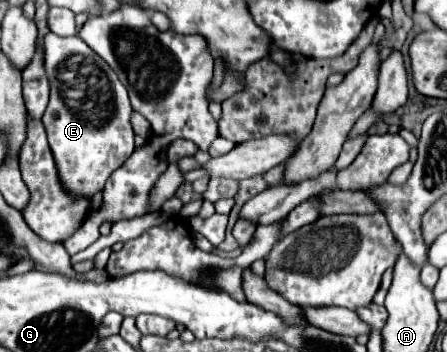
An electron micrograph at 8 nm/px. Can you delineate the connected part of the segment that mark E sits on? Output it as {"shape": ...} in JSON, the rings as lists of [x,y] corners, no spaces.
{"shape":[[[49,32],[43,38],[43,50],[45,50],[45,72],[51,84],[51,98],[47,104],[47,110],[43,114],[43,126],[47,130],[49,146],[53,150],[55,162],[59,166],[59,174],[63,178],[63,186],[75,194],[93,196],[97,190],[101,190],[107,182],[107,178],[125,164],[125,160],[135,150],[135,134],[131,126],[131,104],[127,96],[127,88],[119,82],[117,74],[99,58],[79,36],[61,38],[53,32]]]}

